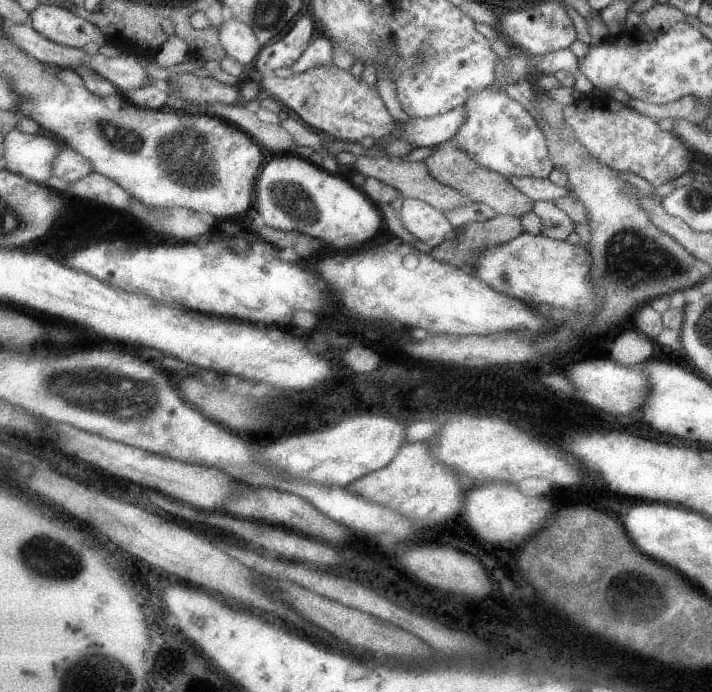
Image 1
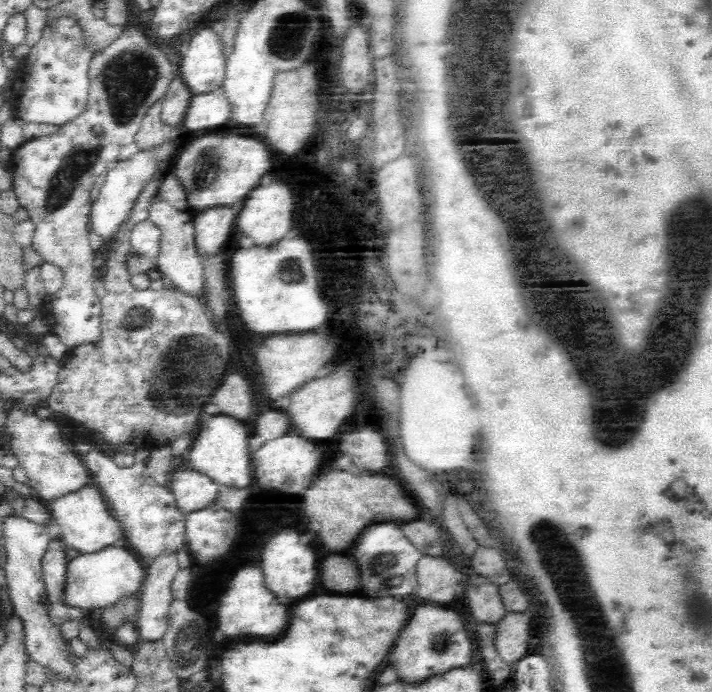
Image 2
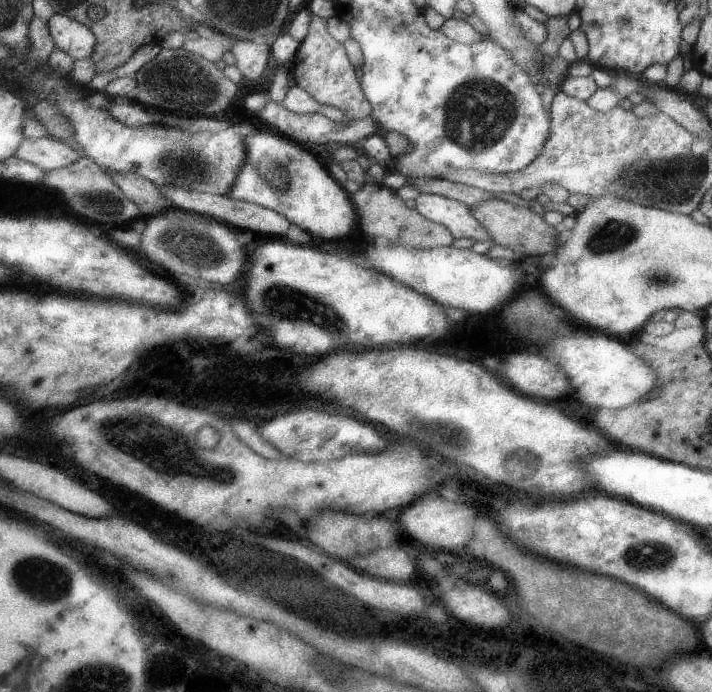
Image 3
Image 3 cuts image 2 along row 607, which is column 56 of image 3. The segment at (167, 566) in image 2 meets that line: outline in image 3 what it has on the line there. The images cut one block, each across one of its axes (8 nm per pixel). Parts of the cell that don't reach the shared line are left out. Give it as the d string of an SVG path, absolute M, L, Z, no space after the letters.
M51 136L38 140L26 138L16 156L43 168L47 173L66 168L82 158L75 148Z

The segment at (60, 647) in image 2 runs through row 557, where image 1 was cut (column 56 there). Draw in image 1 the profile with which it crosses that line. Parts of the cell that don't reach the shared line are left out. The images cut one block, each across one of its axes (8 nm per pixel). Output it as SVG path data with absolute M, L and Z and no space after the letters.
M42 4L30 14L30 25L53 42L79 49L89 43L105 46L110 42L95 23L64 6Z

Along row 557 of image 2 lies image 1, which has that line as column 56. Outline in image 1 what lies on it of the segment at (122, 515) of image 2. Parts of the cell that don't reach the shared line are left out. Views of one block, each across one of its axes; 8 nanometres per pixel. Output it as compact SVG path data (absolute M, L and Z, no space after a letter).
M15 129L5 136L6 168L45 185L54 176L53 162L61 154L61 150L57 137L51 134L33 136Z

